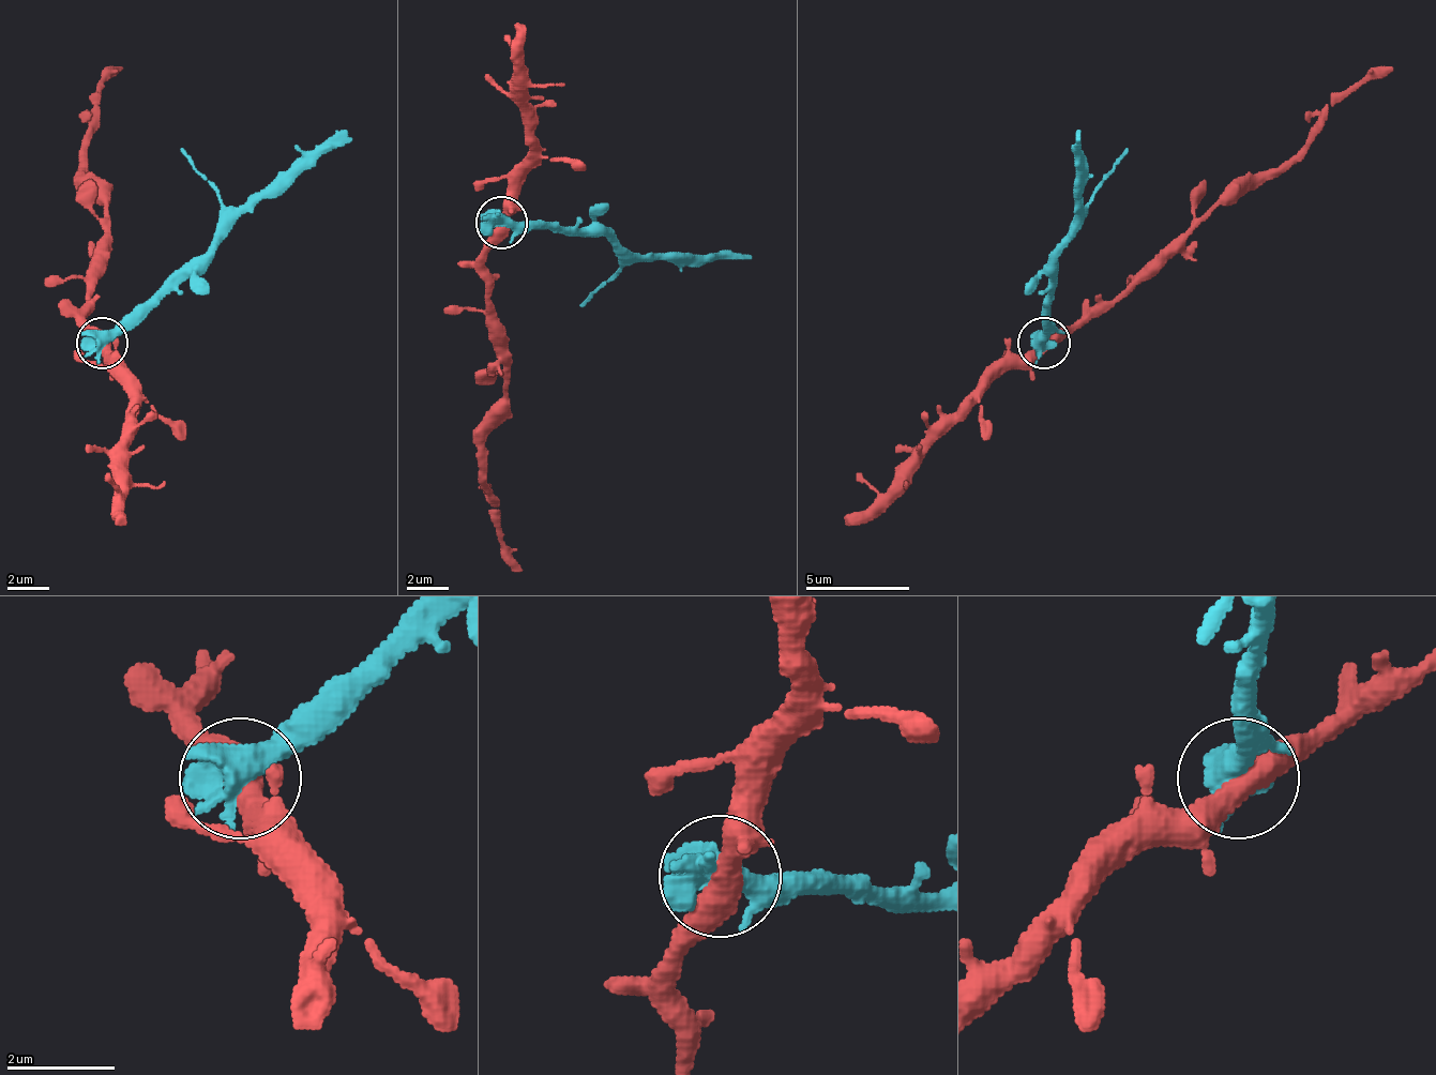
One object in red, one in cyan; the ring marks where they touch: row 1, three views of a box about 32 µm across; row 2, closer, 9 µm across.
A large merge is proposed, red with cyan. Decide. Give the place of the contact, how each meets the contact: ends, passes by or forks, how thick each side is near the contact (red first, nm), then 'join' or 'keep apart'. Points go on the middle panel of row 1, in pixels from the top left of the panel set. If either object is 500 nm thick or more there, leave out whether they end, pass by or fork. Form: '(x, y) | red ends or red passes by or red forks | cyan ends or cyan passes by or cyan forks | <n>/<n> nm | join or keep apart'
(501, 222) | 480/550 nm | keep apart

